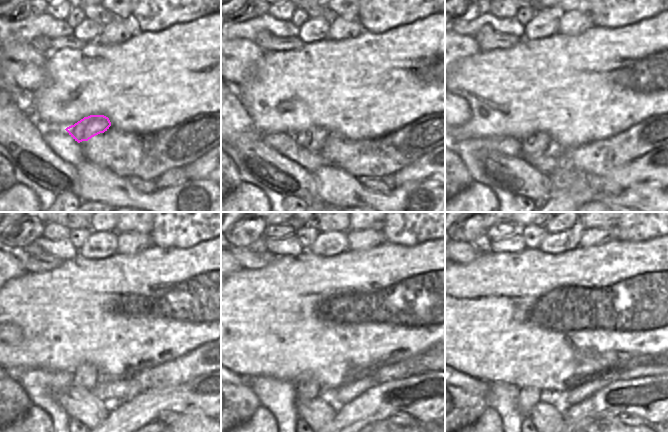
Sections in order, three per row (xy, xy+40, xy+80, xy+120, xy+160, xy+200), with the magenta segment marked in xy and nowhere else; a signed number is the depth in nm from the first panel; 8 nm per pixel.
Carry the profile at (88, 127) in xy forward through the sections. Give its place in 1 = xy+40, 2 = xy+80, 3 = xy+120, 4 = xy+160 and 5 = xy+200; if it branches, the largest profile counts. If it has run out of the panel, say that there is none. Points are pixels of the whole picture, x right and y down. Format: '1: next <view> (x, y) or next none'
1: next xy+40 (312, 139)
2: next xy+80 (538, 143)
3: next xy+120 (86, 375)
4: next xy+160 (306, 388)
5: next xy+200 (528, 396)

